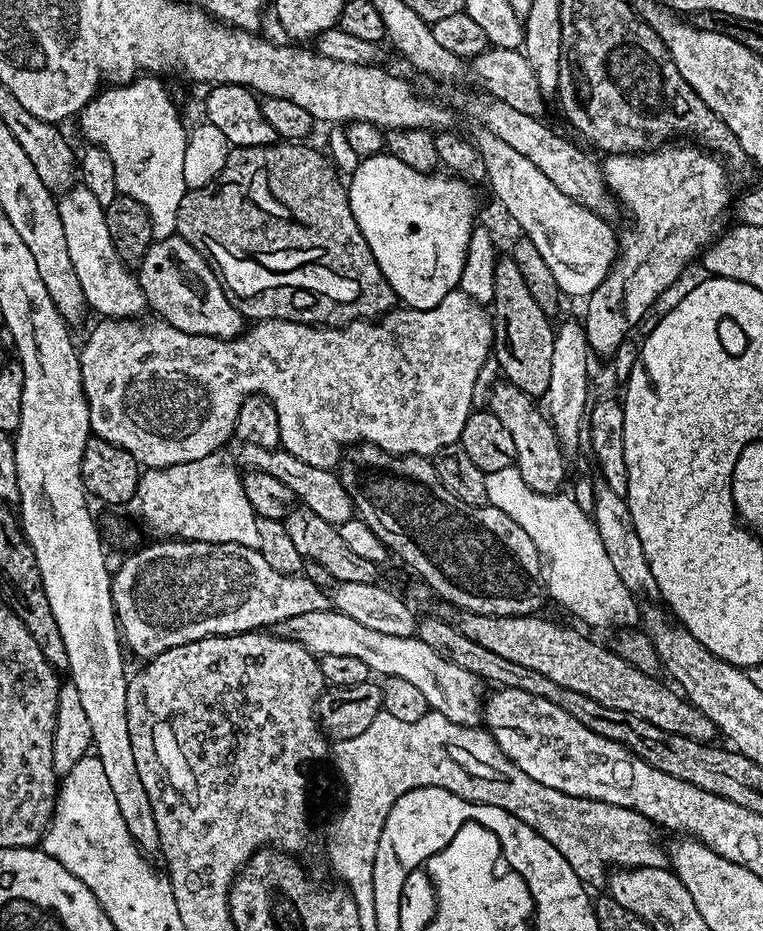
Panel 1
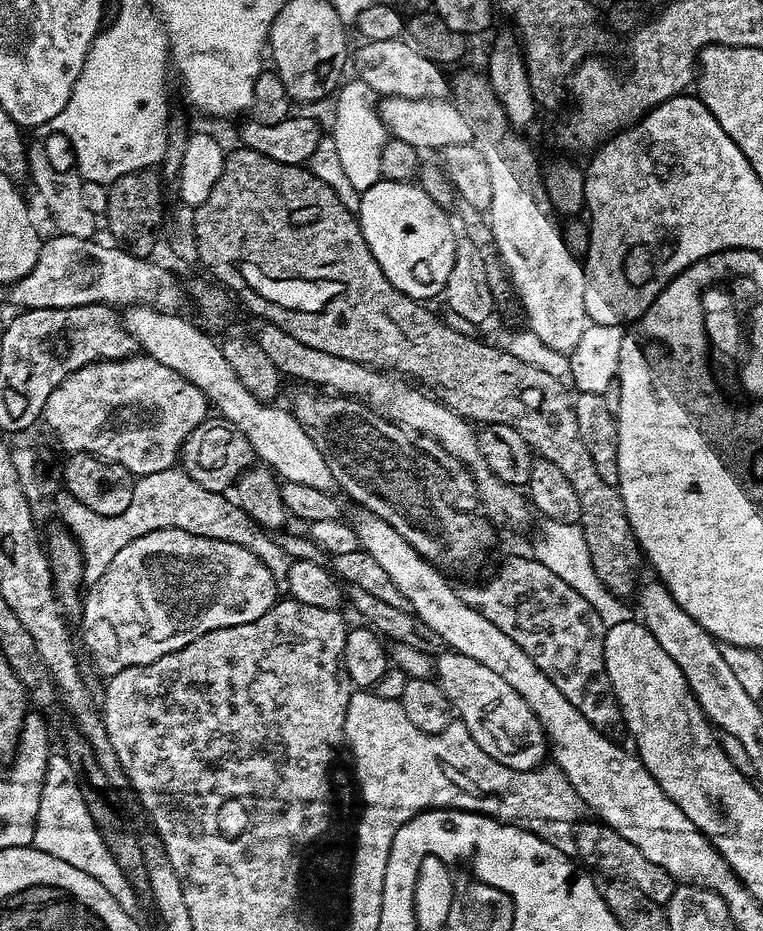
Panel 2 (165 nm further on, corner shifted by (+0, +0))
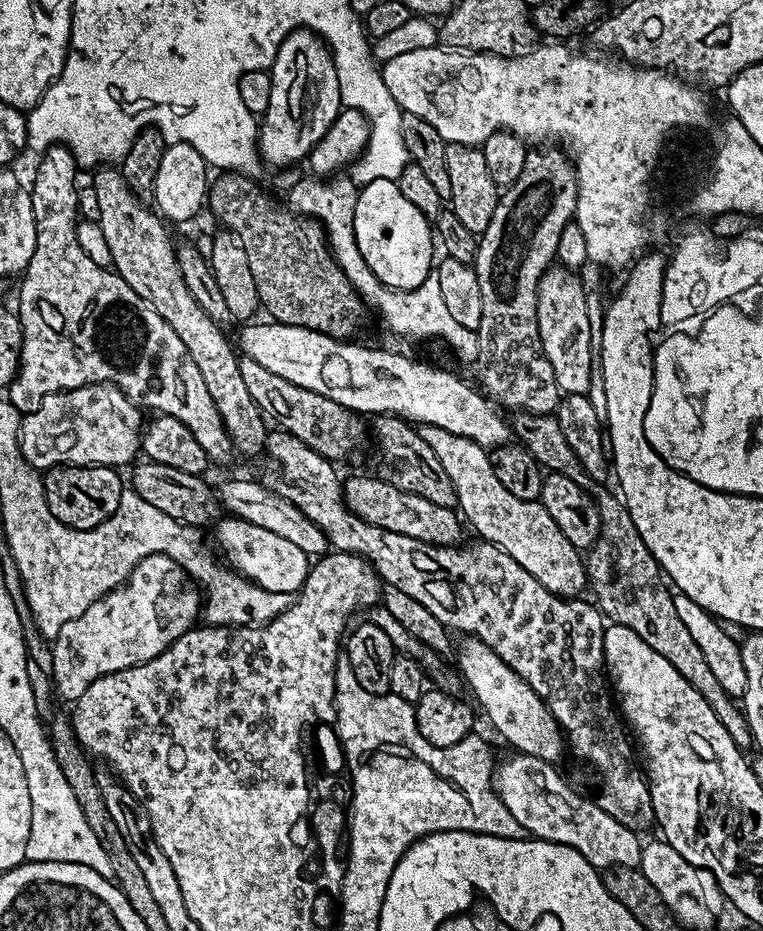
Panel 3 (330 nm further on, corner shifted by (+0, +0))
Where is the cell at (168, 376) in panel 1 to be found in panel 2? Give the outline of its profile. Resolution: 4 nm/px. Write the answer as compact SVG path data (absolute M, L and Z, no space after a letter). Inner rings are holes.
M133 354L124 360L97 360L95 364L87 364L79 368L74 374L67 376L50 394L50 398L44 407L43 423L48 423L50 431L56 435L56 440L65 448L65 453L90 452L93 456L98 456L102 460L109 460L111 464L121 464L130 470L133 477L139 478L146 474L158 474L162 470L173 467L180 459L180 450L186 438L190 437L191 431L199 424L208 420L210 416L210 405L207 396L198 386L194 386L185 376L170 370L170 366L162 366L152 356L147 354Z

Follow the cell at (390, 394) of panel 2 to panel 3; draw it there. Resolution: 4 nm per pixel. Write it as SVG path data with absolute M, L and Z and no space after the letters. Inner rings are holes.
M429 424L423 425L419 434L426 446L434 450L434 458L442 462L442 470L450 474L459 511L467 523L468 520L472 523L472 528L480 535L481 541L510 554L510 558L514 558L522 570L534 574L534 578L538 578L538 582L542 582L542 586L546 586L546 590L555 596L576 598L583 593L580 592L583 588L585 591L589 587L588 569L582 559L581 549L573 546L570 538L558 530L554 518L546 514L539 500L514 498L514 494L510 494L510 490L498 482L489 449L478 446L478 442L470 438L450 434L450 430Z

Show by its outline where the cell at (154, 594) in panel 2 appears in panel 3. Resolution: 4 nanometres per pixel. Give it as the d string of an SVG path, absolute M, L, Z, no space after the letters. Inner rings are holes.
M162 554L142 558L119 588L98 598L77 620L63 624L51 641L52 680L57 694L69 702L80 700L98 678L145 664L162 654L201 616L201 589L181 564Z

